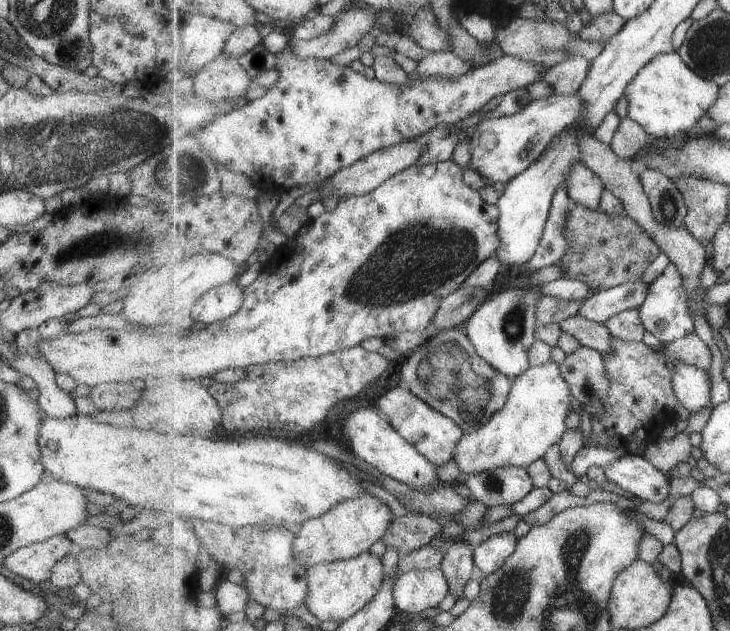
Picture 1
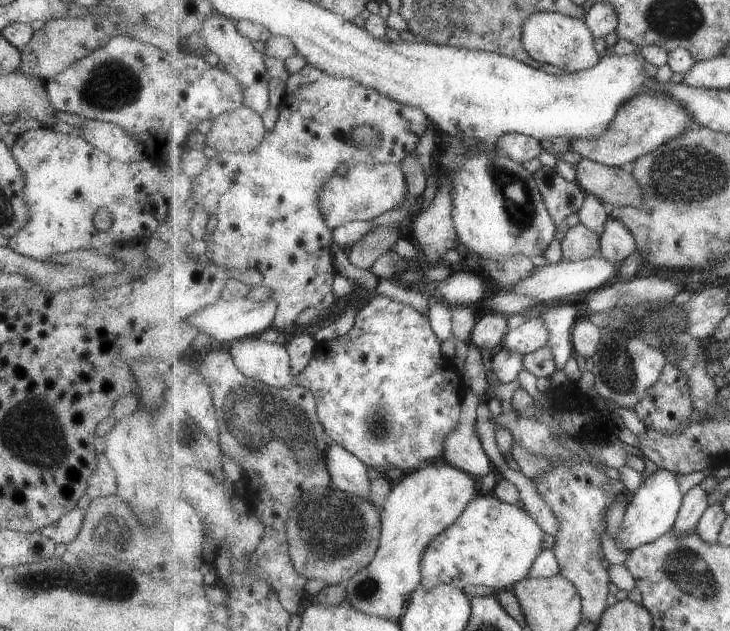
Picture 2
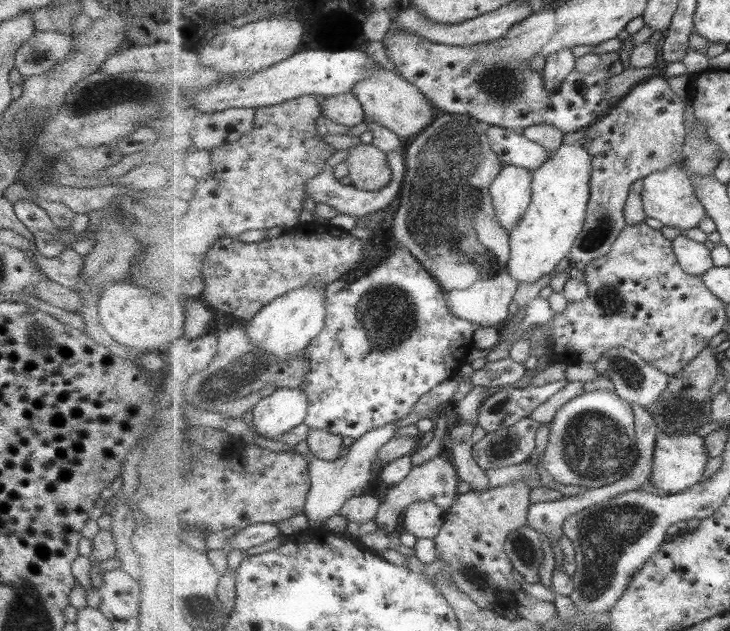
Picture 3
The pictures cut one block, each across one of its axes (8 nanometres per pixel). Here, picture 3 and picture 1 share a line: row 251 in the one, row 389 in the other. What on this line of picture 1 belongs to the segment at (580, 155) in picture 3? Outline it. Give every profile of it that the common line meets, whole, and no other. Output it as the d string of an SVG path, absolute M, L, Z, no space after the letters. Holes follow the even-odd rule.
M548 361L543 365L532 366L524 374L516 378L508 402L501 408L488 424L480 430L465 434L456 449L456 460L464 476L481 473L490 469L505 466L529 467L539 458L544 458L551 446L557 445L568 429L569 414L573 410L571 404L572 387L561 373L561 363Z

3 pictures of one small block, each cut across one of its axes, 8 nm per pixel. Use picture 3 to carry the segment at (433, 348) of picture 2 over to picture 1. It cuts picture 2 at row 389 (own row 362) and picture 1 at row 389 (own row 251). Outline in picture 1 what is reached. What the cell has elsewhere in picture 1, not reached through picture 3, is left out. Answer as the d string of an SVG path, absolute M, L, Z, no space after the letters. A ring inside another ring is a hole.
M400 383L379 398L377 404L382 415L400 432L401 436L437 466L443 466L456 457L457 446L465 436L463 428L459 423L440 414L416 395L413 395L409 388Z

